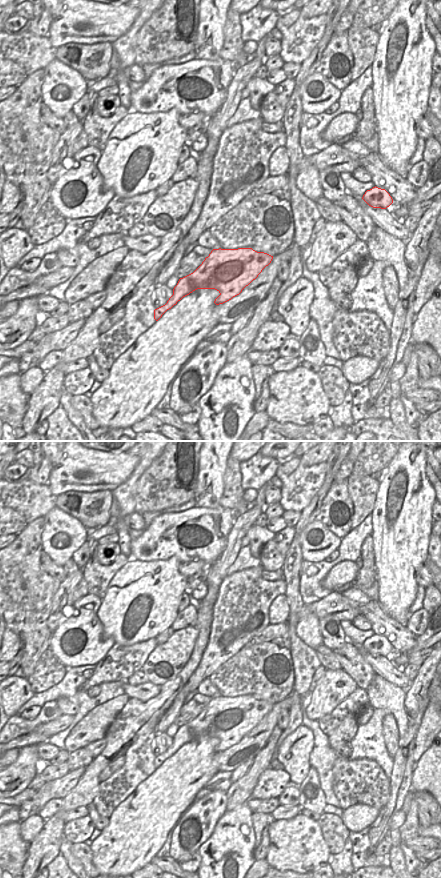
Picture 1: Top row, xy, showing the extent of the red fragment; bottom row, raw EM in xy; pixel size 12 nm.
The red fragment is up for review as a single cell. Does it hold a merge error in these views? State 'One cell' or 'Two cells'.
One cell.

